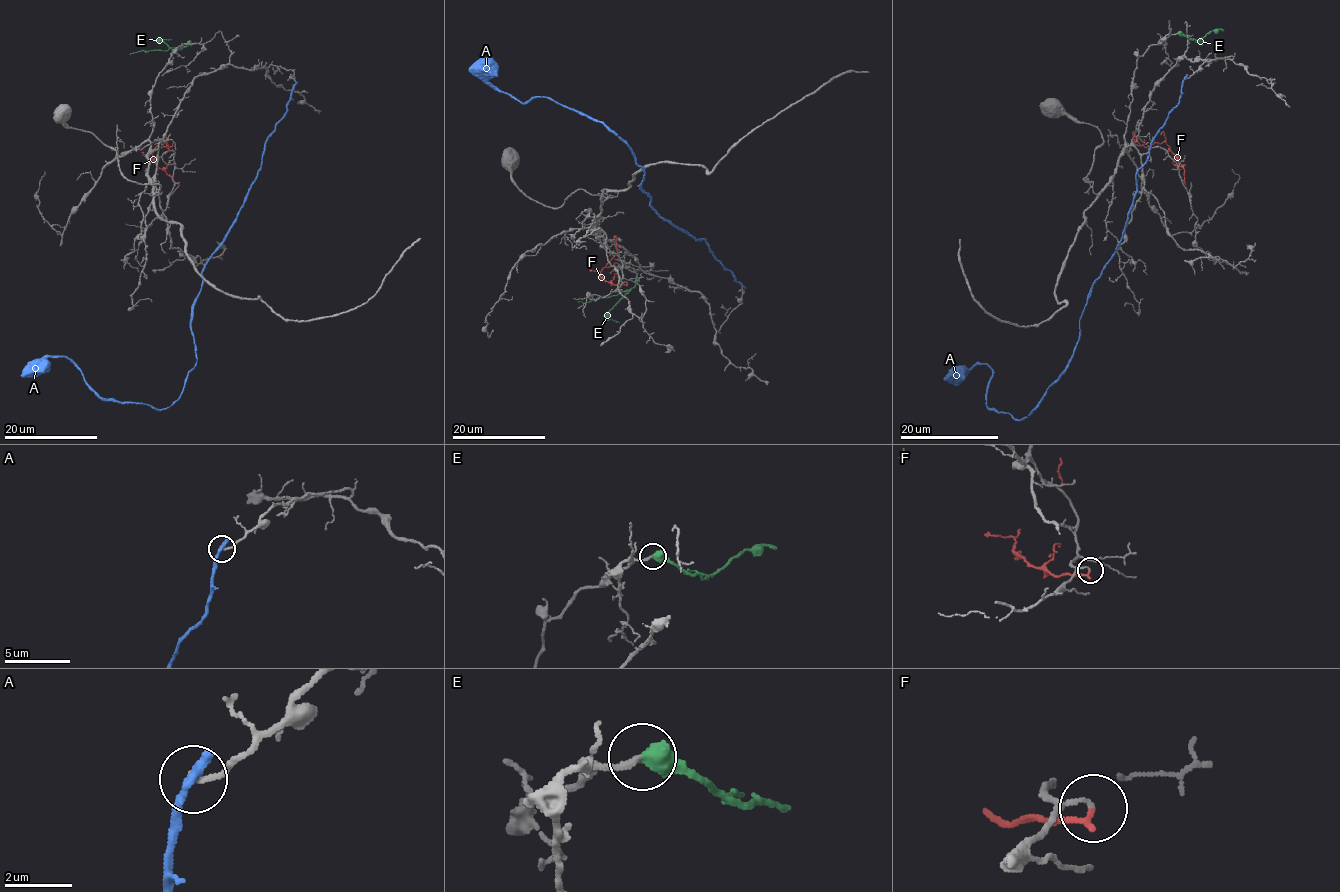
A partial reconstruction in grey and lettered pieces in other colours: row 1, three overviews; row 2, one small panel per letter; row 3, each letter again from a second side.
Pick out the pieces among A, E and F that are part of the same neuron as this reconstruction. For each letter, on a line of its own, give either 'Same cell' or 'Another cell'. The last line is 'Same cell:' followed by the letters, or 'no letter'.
A: Another cell
E: Another cell
F: Another cell
Same cell: no letter

